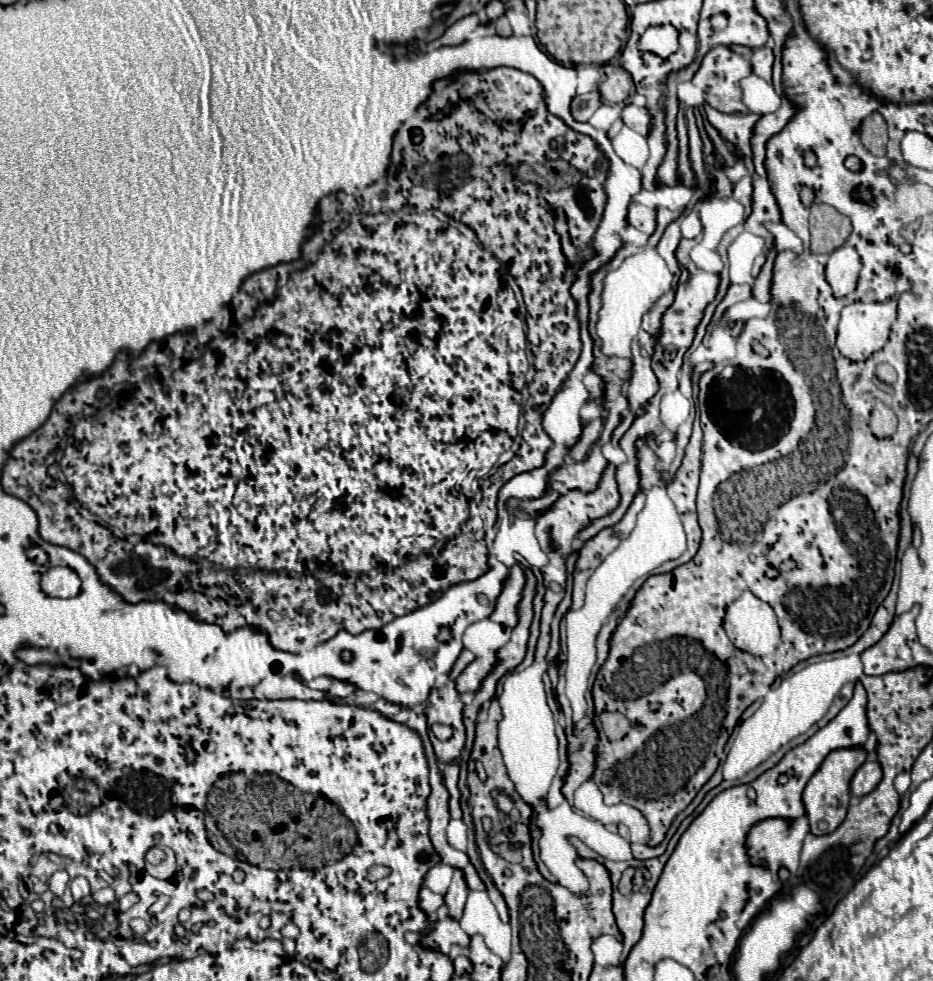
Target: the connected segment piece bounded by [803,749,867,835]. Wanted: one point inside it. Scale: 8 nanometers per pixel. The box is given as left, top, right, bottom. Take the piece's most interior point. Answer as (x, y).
(826, 798)

